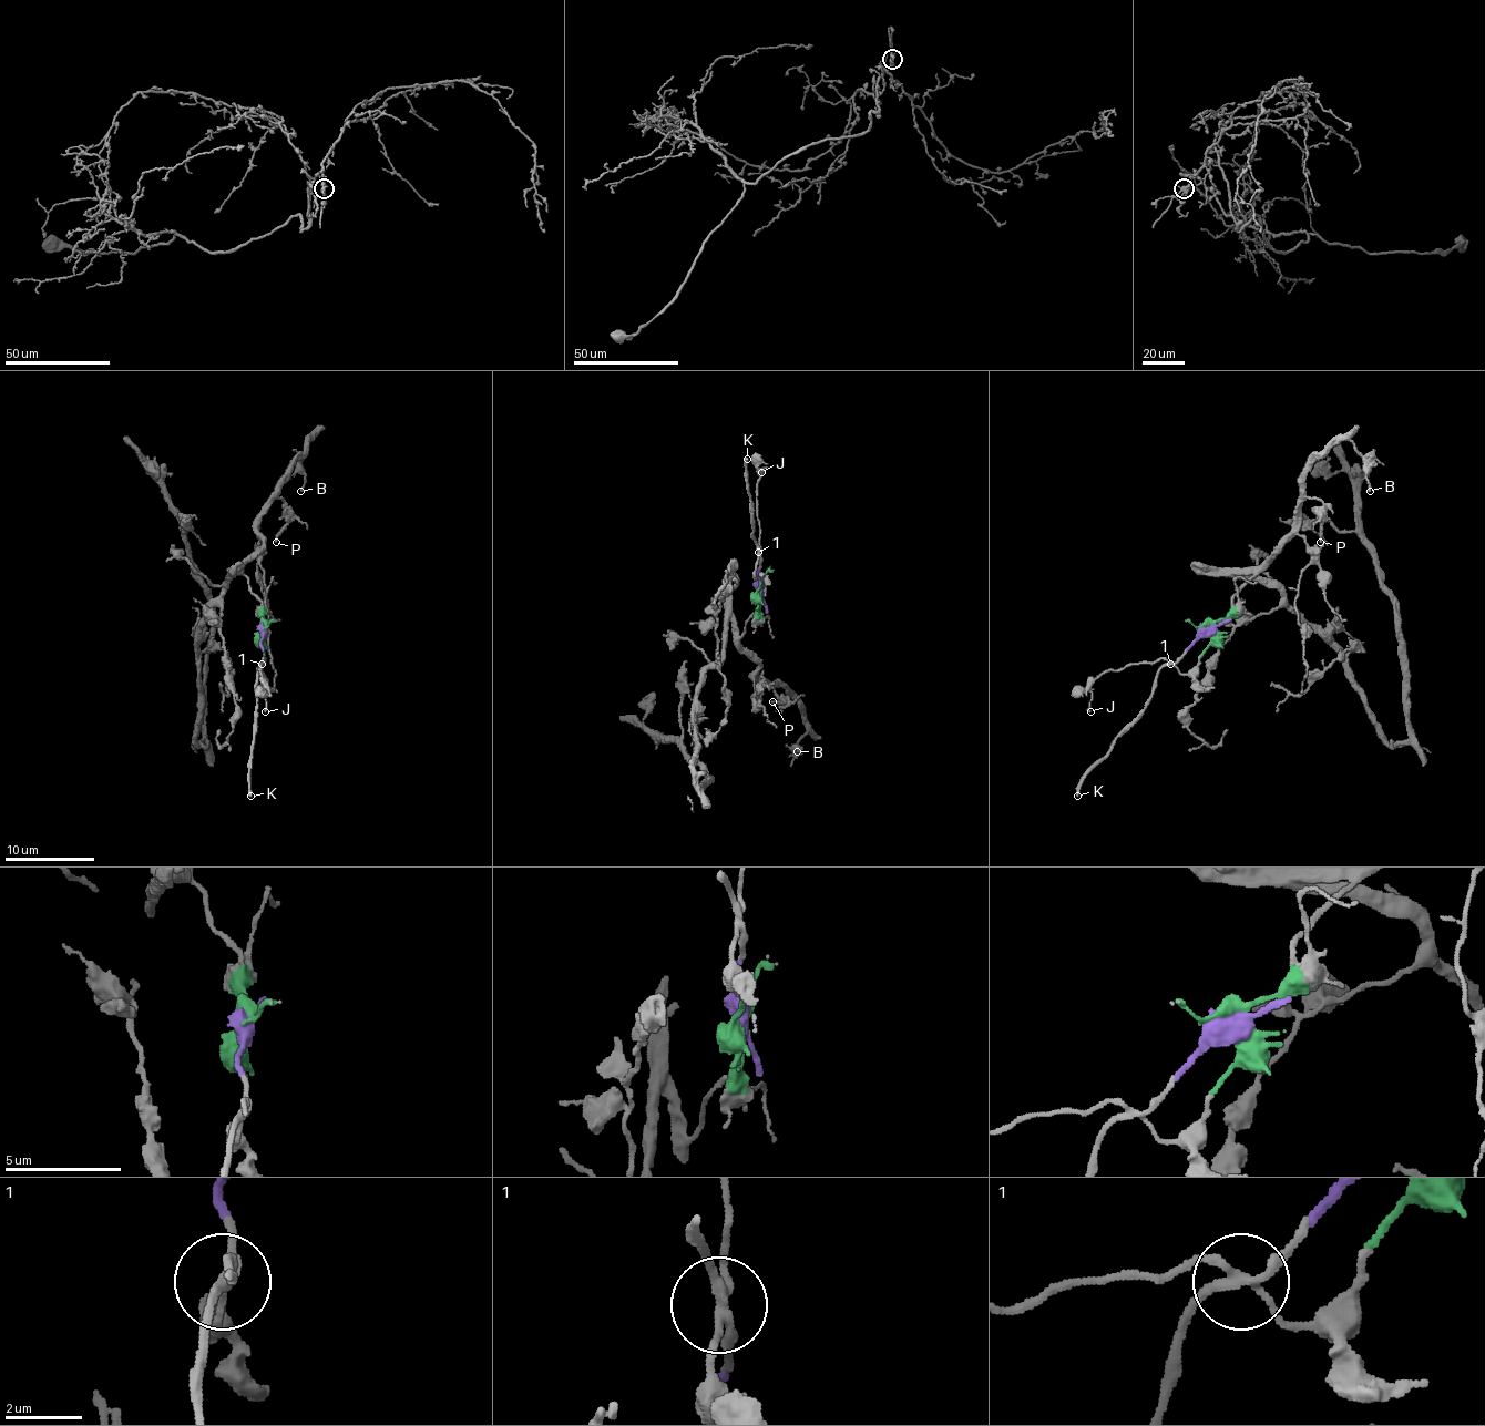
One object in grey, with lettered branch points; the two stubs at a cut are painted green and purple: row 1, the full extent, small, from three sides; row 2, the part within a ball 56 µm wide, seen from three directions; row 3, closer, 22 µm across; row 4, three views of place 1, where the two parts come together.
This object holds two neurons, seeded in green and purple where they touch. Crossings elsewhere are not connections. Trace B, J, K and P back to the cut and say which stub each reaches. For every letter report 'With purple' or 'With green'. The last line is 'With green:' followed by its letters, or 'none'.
B: With green
J: With green
K: With purple
P: With green
With green: B, J, P

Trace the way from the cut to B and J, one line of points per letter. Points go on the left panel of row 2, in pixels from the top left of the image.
B: (262, 627), (262, 601), (251, 590), (244, 562), (262, 544), (259, 513), (311, 441), (299, 459), (299, 490)
J: (262, 627), (264, 662), (259, 673), (264, 659), (259, 670), (266, 711)

